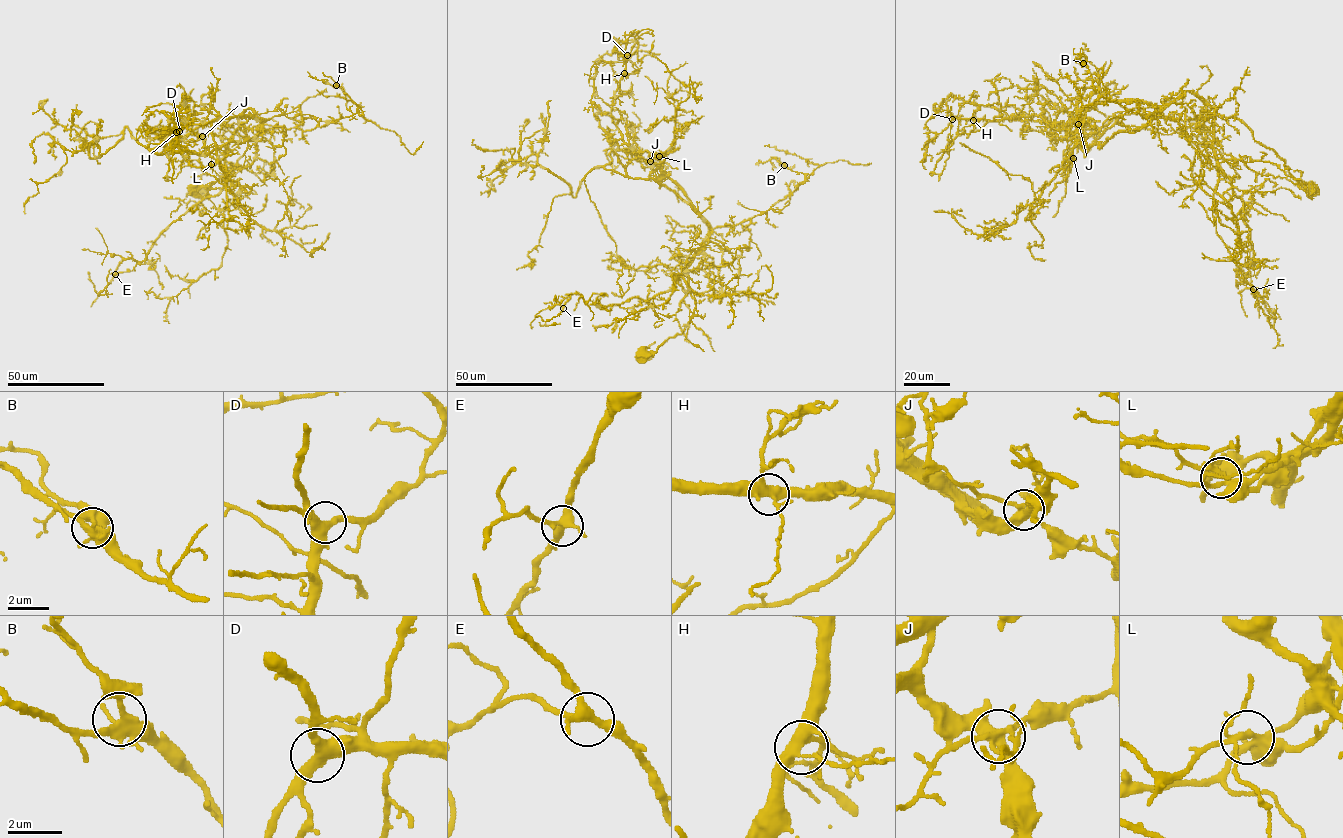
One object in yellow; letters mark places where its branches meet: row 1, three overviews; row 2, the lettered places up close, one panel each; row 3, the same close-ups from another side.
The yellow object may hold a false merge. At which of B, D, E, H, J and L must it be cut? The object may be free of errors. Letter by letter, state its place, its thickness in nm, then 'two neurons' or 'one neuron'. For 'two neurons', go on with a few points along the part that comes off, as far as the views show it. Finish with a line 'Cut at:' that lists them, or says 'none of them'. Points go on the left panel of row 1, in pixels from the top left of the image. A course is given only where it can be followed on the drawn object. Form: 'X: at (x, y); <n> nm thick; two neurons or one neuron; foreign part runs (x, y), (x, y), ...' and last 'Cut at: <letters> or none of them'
B: at (336, 85); 380 nm thick; one neuron
D: at (179, 131); 440 nm thick; one neuron
E: at (115, 274); 340 nm thick; one neuron
H: at (176, 132); 400 nm thick; one neuron
J: at (202, 136); 360 nm thick; one neuron
L: at (211, 164); 240 nm thick; one neuron
Cut at: none of them

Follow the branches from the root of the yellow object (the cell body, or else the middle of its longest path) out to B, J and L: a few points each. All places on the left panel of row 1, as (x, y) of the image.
B: (195, 190), (245, 153), (239, 116), (247, 109), (264, 124), (303, 130), (354, 114), (336, 85)
J: (195, 190), (214, 183), (245, 153), (247, 136), (239, 116), (250, 108), (260, 120), (221, 117), (203, 136)
L: (195, 190), (245, 153), (239, 116), (250, 108), (260, 121), (212, 123), (211, 164)

